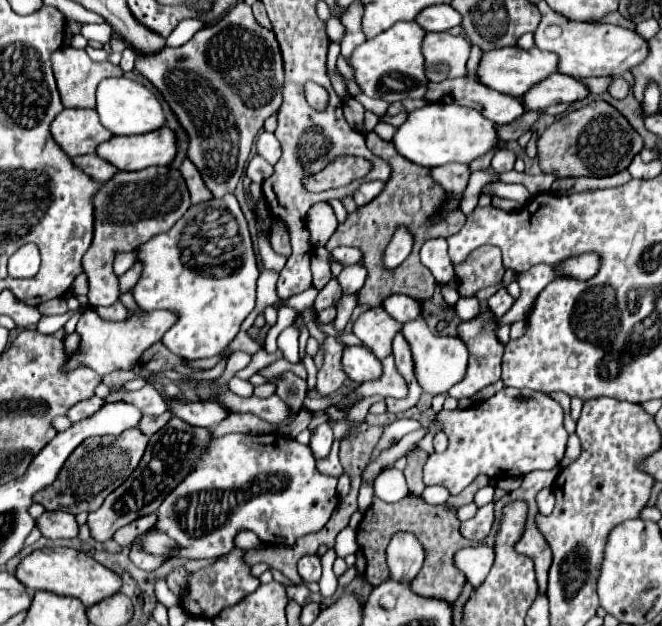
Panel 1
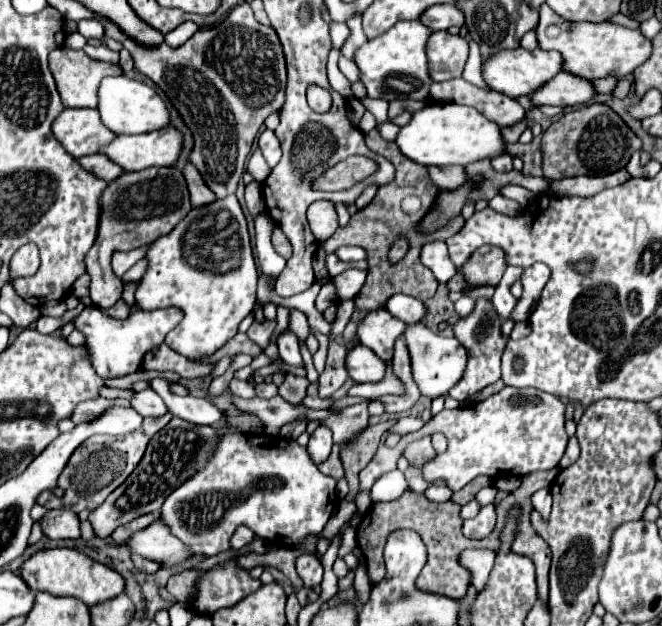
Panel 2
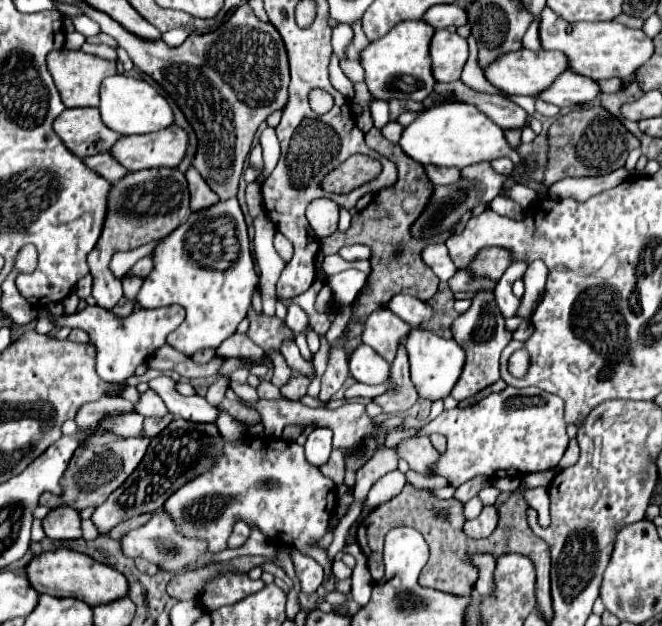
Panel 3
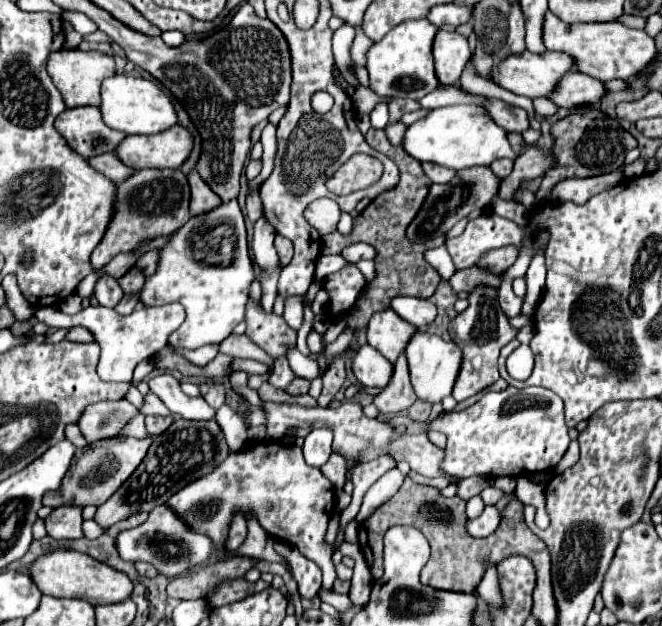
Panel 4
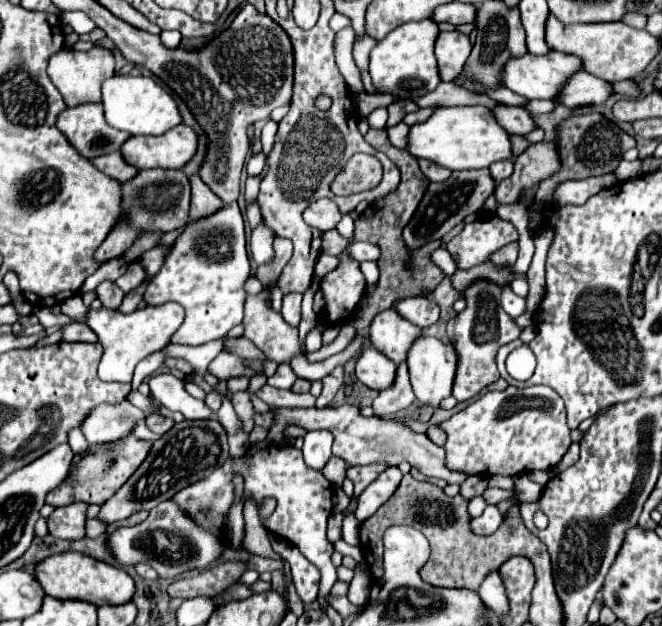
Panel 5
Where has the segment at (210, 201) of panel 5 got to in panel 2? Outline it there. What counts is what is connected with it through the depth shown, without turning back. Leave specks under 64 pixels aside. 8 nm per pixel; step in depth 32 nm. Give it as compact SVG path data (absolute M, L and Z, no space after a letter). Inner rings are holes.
M188 162L184 166L184 178L188 182L188 190L190 190L190 200L192 200L192 206L200 206L200 204L208 204L210 200L214 200L216 196L210 192L210 188L204 184L200 172Z

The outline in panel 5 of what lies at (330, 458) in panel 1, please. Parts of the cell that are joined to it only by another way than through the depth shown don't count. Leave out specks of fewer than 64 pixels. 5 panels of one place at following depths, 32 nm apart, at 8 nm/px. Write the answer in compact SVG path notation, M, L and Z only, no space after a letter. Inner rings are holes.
M332 456L332 460L328 460L326 468L322 468L322 474L326 476L326 480L330 480L332 486L336 488L342 488L342 482L346 478L346 462L338 456Z

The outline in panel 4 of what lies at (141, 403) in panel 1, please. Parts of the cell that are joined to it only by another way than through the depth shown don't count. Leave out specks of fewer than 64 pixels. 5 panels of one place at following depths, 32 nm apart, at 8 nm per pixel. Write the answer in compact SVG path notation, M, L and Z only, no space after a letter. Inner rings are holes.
M148 392L144 396L144 404L140 406L140 412L144 416L168 416L170 414L168 408L160 402L160 398L156 394L152 394L152 392Z

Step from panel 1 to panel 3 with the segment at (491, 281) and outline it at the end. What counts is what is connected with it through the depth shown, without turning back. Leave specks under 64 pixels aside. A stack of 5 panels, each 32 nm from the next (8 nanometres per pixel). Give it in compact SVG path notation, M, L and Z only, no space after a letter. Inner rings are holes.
M482 248L466 270L472 278L490 278L498 282L510 264L512 260L508 260L508 252L504 252L504 248Z

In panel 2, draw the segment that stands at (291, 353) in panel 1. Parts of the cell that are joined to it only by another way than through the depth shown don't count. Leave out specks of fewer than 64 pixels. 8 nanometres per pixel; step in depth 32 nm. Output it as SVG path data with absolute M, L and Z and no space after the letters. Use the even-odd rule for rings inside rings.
M287 329L277 340L277 346L282 360L292 366L304 367L303 359L300 355L298 337Z

